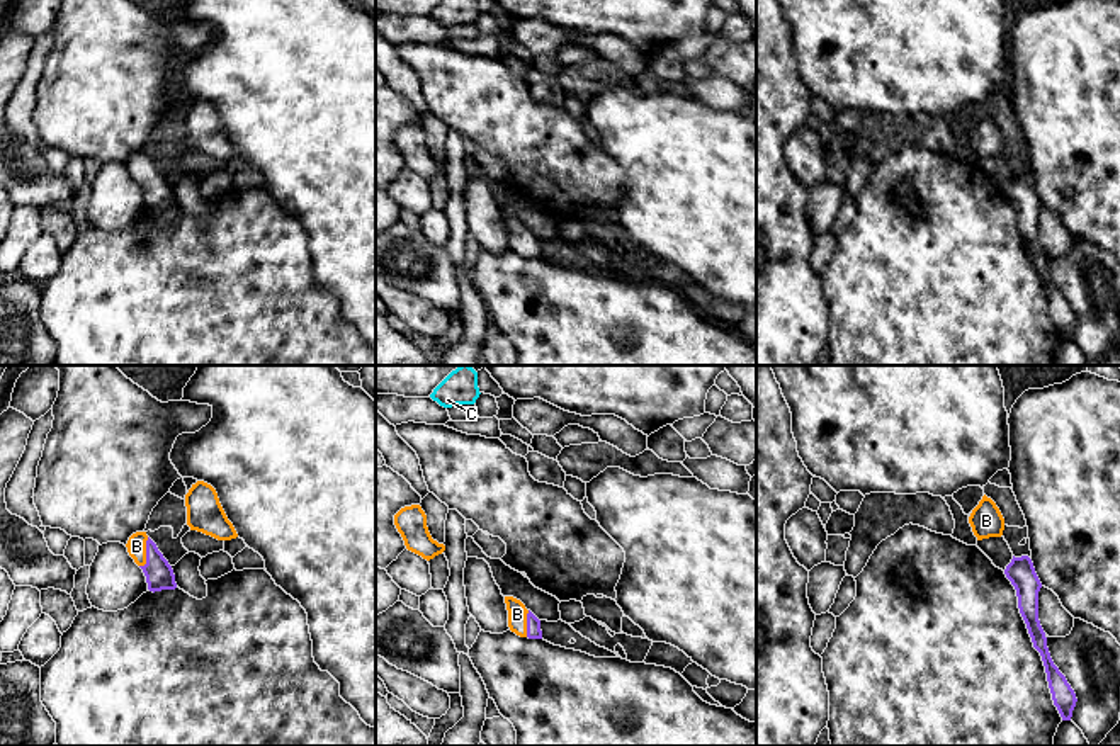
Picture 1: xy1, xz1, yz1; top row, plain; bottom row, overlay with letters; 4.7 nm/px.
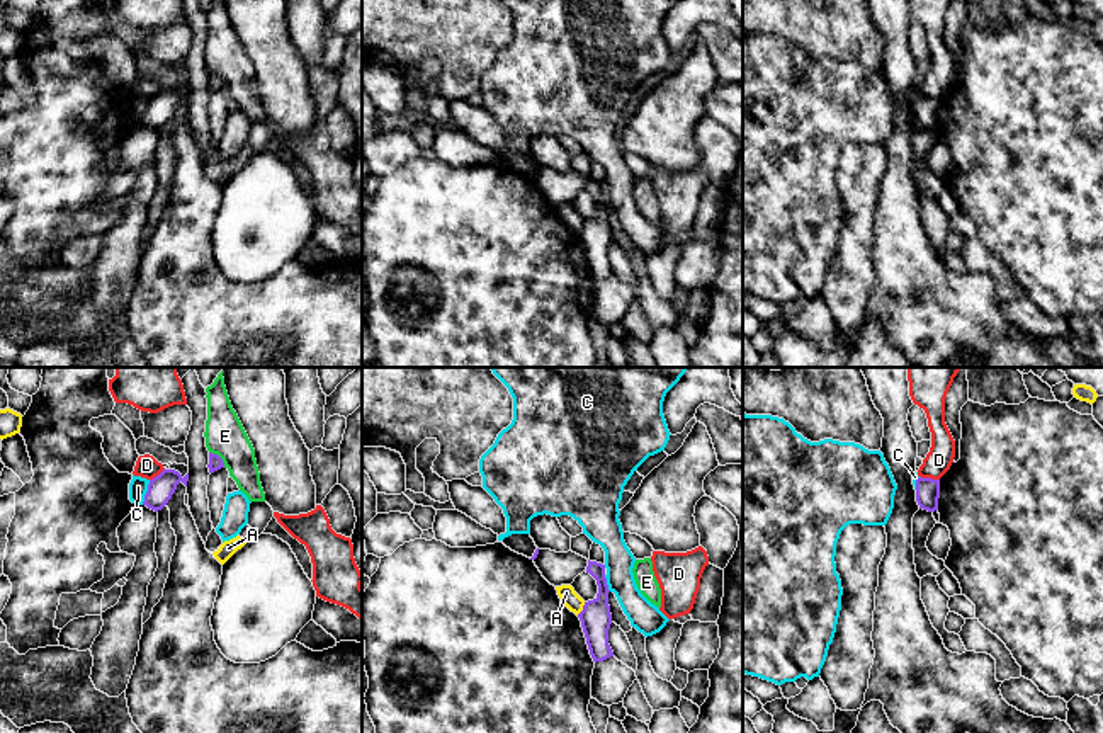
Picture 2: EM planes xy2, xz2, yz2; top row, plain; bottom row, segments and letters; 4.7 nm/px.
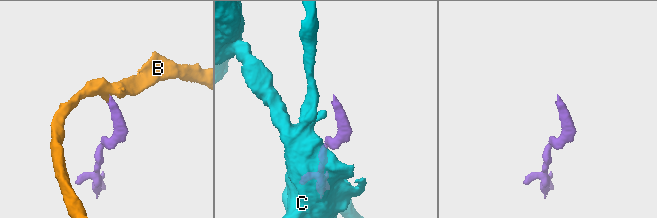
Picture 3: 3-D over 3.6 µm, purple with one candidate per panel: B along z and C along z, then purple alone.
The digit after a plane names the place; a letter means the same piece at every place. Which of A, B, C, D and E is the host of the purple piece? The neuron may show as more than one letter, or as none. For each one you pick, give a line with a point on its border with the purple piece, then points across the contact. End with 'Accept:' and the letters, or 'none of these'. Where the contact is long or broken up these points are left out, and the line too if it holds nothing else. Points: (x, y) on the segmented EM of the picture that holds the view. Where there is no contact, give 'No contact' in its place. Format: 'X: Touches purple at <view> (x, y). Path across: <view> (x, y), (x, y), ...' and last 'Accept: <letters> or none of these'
B: Touches purple at xy1 (147, 553). Path across: xy1 (158, 573), (147, 553), (136, 546)
Accept: B

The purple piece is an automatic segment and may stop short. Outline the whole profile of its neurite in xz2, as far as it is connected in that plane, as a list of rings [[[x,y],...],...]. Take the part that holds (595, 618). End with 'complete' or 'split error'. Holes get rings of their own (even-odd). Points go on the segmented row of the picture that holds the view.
[[[588,560],[586,573],[597,580],[598,594],[593,600],[585,602],[578,617],[581,621],[590,655],[597,663],[614,656],[614,651],[608,645],[608,629],[612,624],[608,605],[610,590],[605,578],[605,565]]] | complete

